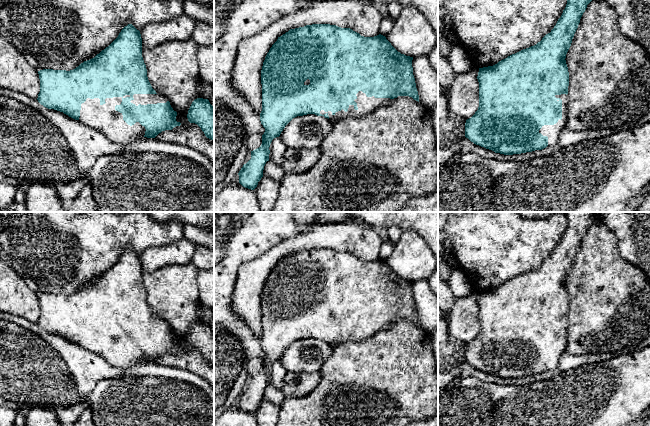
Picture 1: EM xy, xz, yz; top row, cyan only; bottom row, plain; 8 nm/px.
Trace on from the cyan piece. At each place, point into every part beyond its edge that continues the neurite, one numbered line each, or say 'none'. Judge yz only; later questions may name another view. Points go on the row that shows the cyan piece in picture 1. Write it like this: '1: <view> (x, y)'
1: yz (552, 132)

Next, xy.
1: xy (104, 118)

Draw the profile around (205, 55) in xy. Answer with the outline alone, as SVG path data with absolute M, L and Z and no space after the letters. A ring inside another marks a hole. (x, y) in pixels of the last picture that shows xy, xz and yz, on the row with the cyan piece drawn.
M199 46L198 49L198 65L201 81L206 84L214 84L214 47Z

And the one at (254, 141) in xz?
M257 134L251 135L246 141L246 147L251 151L259 148L261 144L262 144L262 135Z

